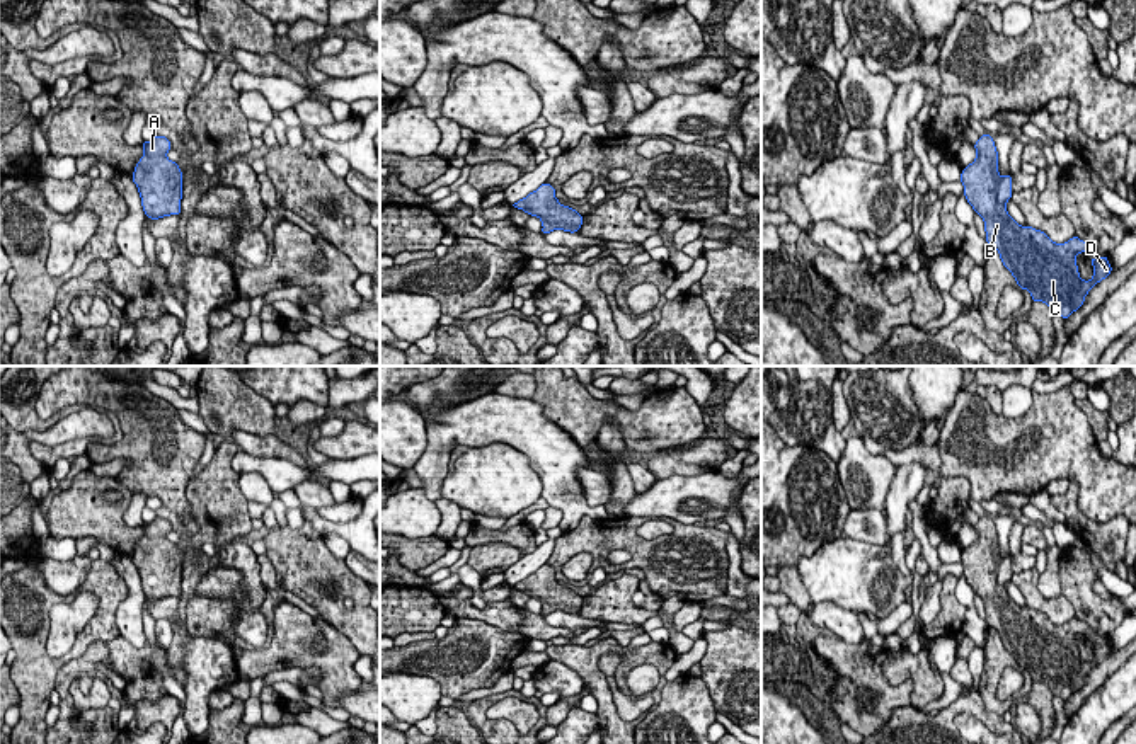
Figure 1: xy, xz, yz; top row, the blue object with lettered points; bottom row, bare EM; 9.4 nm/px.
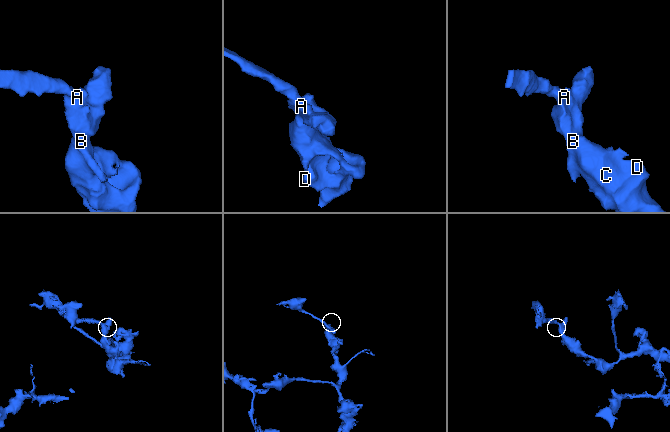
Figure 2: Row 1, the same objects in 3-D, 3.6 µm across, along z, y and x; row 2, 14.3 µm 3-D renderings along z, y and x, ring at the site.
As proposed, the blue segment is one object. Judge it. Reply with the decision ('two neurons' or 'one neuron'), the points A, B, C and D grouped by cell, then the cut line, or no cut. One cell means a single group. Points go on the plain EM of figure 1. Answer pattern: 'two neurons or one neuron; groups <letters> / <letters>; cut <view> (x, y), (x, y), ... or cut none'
one neuron; groups A B C D; cut none

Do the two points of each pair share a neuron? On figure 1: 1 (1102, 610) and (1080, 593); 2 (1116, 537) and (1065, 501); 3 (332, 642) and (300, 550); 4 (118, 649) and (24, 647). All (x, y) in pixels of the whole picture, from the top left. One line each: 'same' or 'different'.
1: same
2: same
3: different
4: different

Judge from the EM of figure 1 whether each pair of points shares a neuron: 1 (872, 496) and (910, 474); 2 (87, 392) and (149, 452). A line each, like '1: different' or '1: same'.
1: different
2: same

